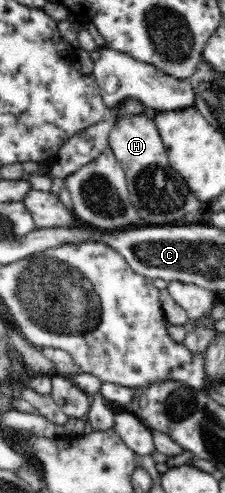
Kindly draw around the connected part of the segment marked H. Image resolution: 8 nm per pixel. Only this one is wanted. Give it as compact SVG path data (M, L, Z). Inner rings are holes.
M134 116L122 120L112 128L109 144L120 167L124 169L130 203L139 215L141 226L185 226L189 225L186 216L203 218L206 215L208 204L200 202L200 199L188 188L188 184L184 184L181 174L171 167L167 149L152 119Z

